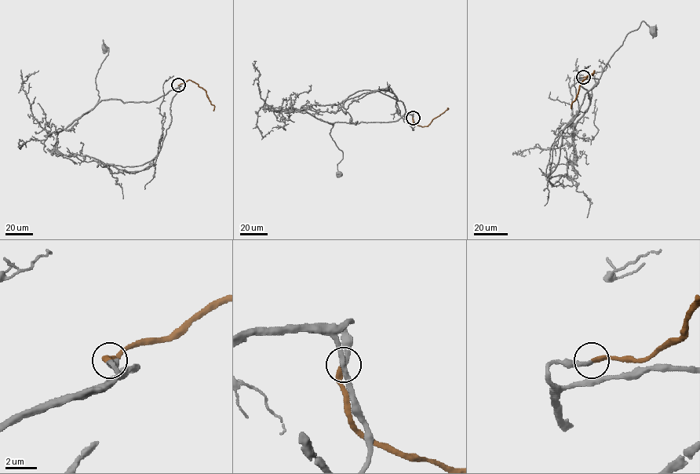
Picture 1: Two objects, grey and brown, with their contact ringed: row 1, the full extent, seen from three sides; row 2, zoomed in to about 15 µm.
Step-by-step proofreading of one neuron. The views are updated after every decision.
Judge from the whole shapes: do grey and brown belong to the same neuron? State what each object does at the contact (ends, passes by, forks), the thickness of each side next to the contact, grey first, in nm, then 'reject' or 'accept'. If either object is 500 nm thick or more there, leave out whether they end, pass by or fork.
grey passes by; brown ends; calibres 200 and 300 nm; accept

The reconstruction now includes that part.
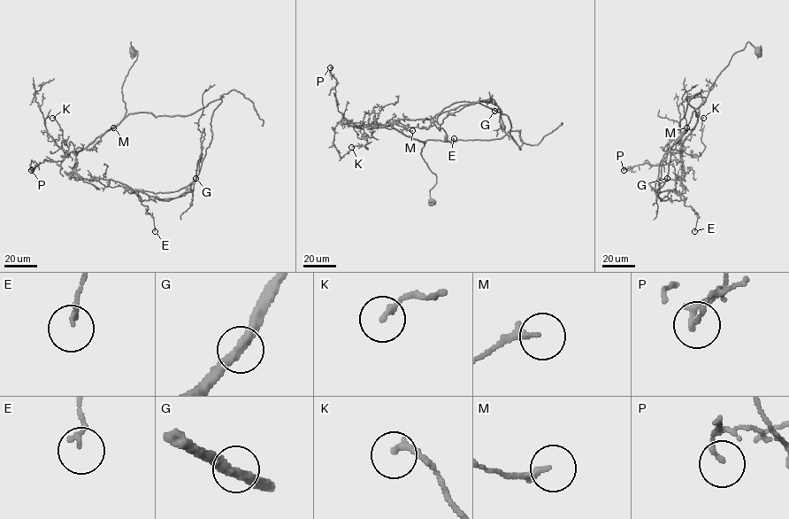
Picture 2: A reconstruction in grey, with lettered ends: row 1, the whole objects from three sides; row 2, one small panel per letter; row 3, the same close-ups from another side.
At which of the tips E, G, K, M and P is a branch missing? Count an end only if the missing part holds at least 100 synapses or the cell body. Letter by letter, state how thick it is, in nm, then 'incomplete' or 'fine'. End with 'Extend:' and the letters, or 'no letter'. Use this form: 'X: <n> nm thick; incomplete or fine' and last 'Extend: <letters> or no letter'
E: 140 nm thick; fine
G: 320 nm thick; fine
K: 190 nm thick; fine
M: 180 nm thick; fine
P: 130 nm thick; fine
Extend: no letter

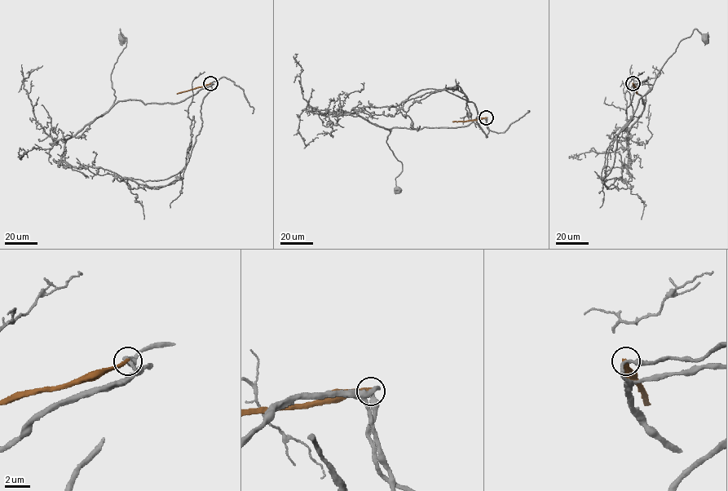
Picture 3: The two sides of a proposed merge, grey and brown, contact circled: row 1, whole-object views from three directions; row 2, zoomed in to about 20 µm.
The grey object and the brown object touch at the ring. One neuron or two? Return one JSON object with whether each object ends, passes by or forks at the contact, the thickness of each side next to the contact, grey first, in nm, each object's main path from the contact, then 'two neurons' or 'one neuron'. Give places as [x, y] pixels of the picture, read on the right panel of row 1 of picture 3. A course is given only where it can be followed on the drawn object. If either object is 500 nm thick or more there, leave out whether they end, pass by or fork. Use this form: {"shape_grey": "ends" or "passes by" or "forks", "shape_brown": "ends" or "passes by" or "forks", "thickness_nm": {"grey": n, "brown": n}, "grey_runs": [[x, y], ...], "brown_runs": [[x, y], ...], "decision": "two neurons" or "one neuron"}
{"shape_grey": "passes by", "shape_brown": "ends", "thickness_nm": {"grey": 280, "brown": 360}, "grey_runs": [[633, 83], [644, 104], [646, 93], [678, 44], [688, 37], [694, 28], [704, 39]], "brown_runs": [[633, 83], [637, 94]], "decision": "two neurons"}

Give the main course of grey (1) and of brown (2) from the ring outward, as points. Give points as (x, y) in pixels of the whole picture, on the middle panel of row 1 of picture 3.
1: (486, 117), (454, 127), (389, 129), (386, 142), (402, 164), (402, 171), (395, 178), (396, 189)
2: (486, 117), (452, 121)

